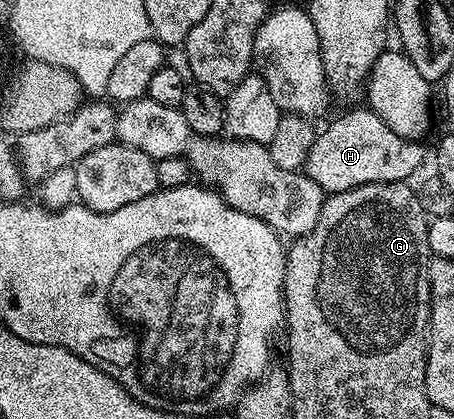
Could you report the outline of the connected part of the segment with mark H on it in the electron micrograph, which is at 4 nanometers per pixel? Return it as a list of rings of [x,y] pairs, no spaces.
[[[366,106],[359,107],[356,111],[347,111],[344,115],[339,115],[327,128],[320,130],[316,134],[313,141],[313,147],[309,149],[309,157],[307,158],[307,165],[305,174],[313,181],[317,181],[317,185],[325,193],[334,193],[337,191],[344,191],[345,189],[353,189],[357,185],[369,185],[370,183],[401,183],[410,180],[410,175],[418,169],[423,163],[423,143],[414,139],[403,139],[397,133],[393,133],[393,129],[389,129],[389,125],[385,125],[385,121],[381,121],[381,117],[377,117],[375,112],[368,109]]]

